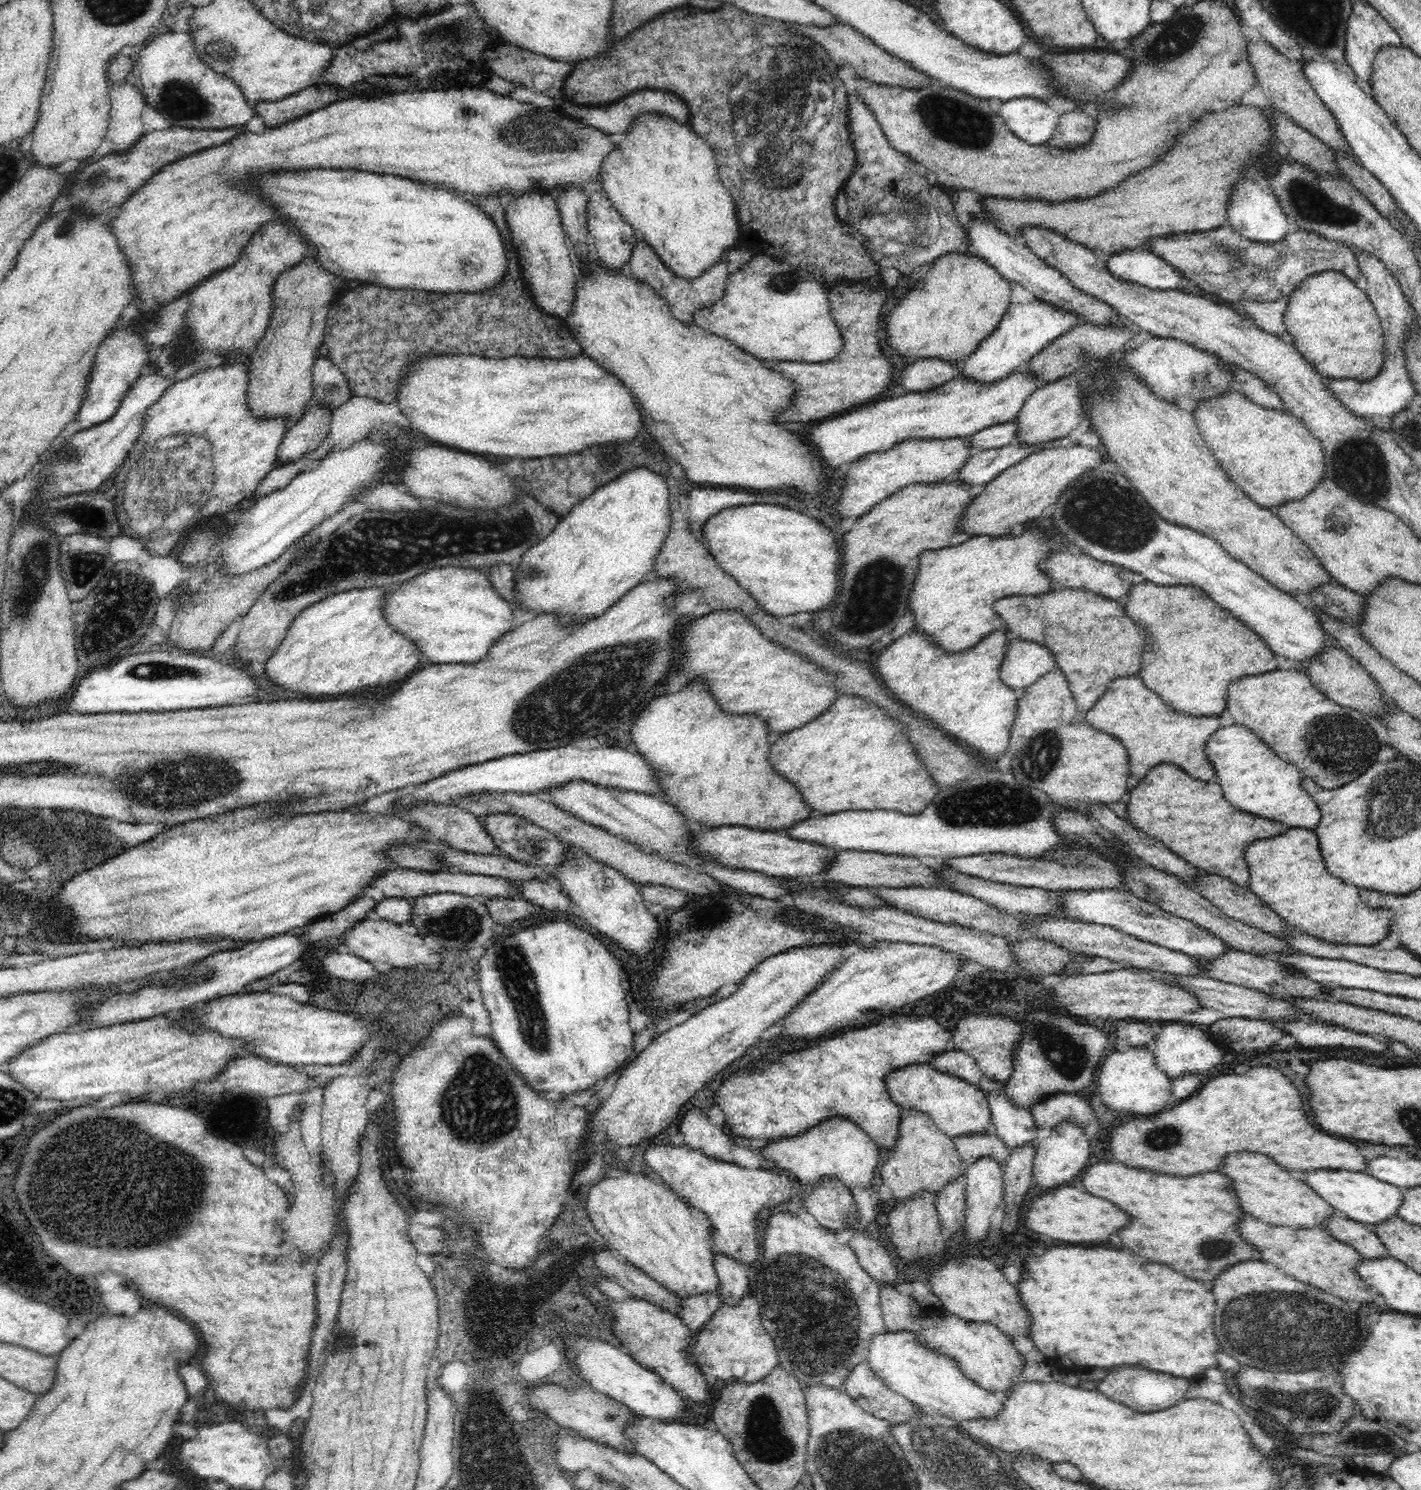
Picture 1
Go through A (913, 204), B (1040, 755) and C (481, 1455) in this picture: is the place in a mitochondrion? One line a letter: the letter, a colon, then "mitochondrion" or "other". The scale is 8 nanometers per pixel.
A: mitochondrion
B: mitochondrion
C: mitochondrion

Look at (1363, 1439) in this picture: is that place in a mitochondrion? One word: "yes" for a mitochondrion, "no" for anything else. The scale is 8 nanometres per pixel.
yes

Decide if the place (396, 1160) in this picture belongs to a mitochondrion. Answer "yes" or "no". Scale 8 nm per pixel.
no

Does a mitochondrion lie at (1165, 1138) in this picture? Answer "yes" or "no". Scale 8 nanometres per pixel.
yes

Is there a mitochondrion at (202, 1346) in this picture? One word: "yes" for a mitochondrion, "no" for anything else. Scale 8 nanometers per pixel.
no

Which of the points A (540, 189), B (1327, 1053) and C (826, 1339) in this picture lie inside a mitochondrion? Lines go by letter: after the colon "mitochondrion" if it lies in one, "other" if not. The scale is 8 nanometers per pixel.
A: other
B: other
C: mitochondrion

